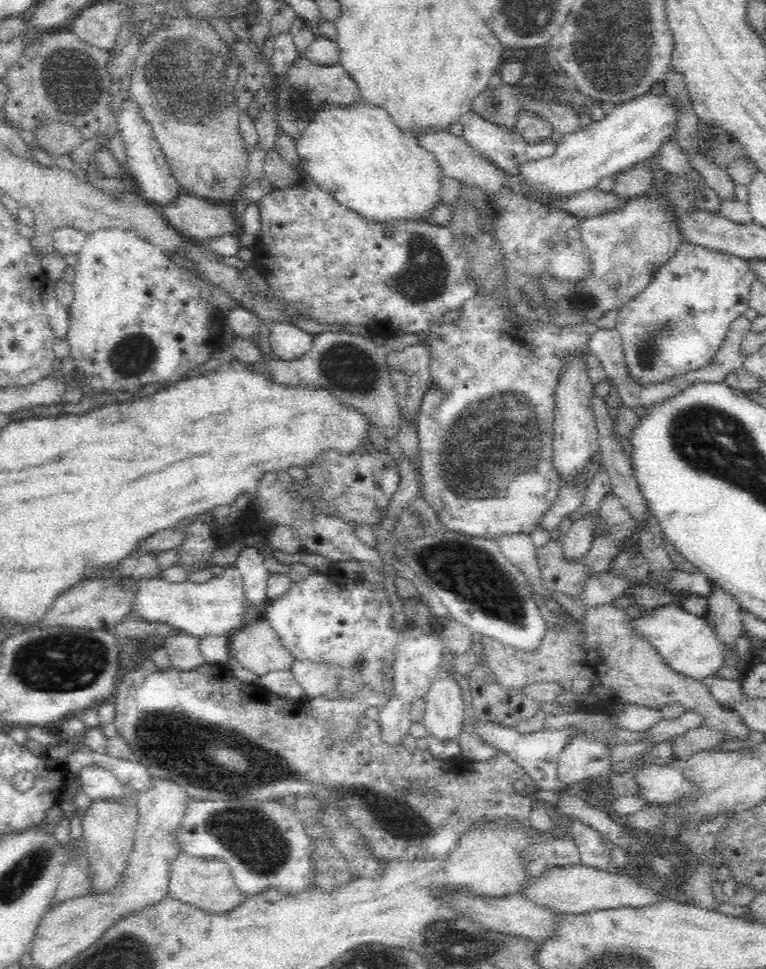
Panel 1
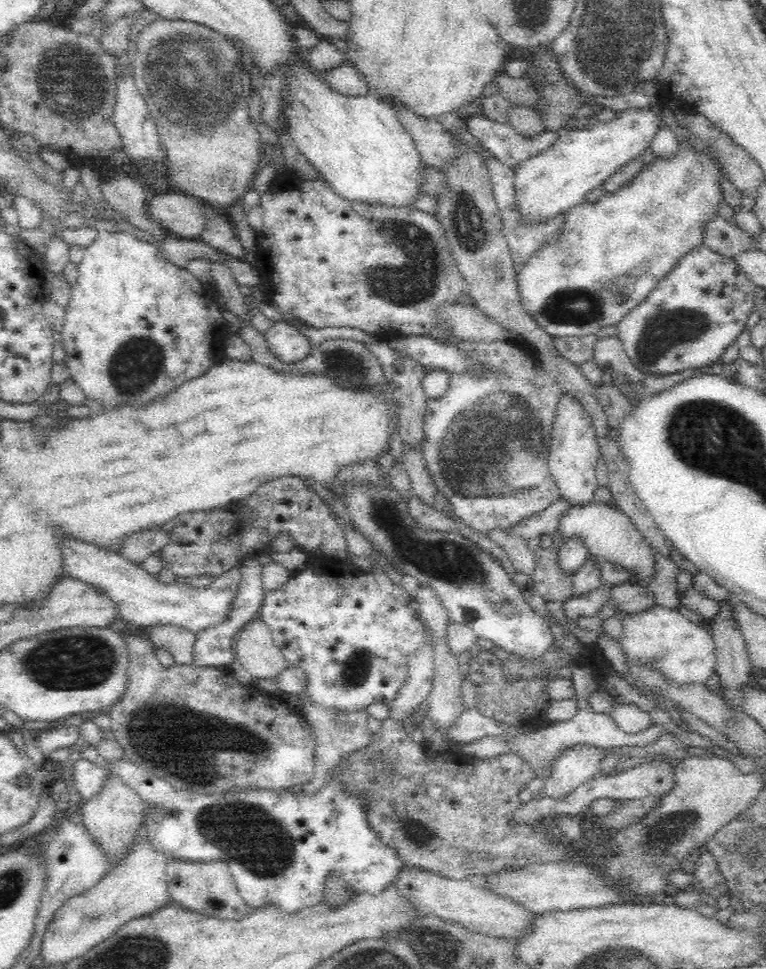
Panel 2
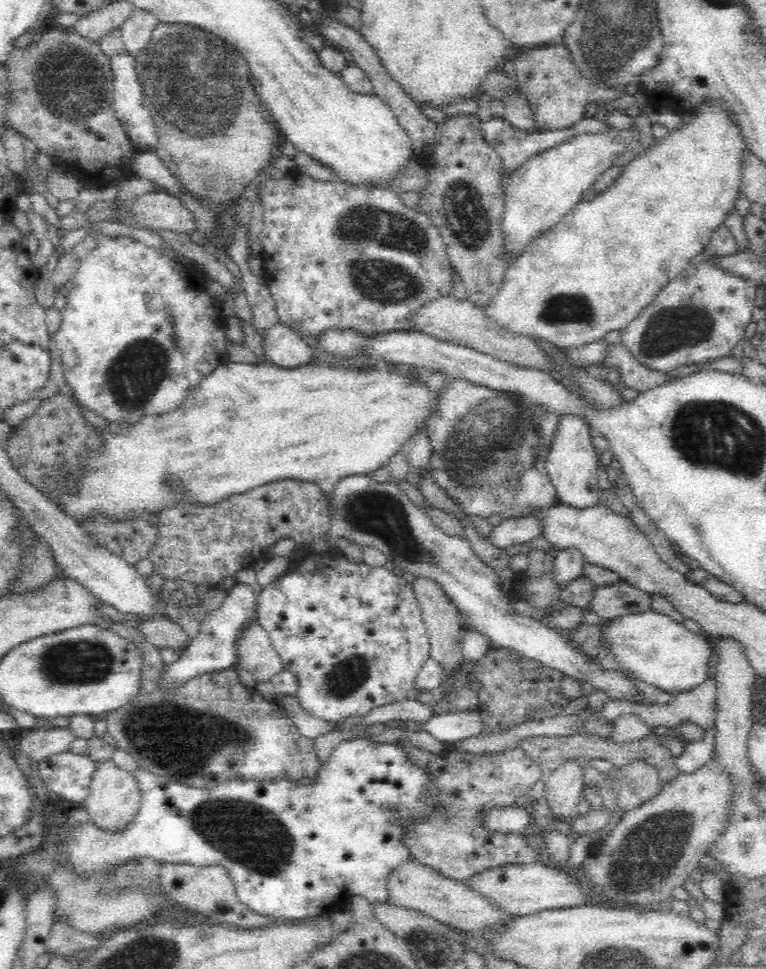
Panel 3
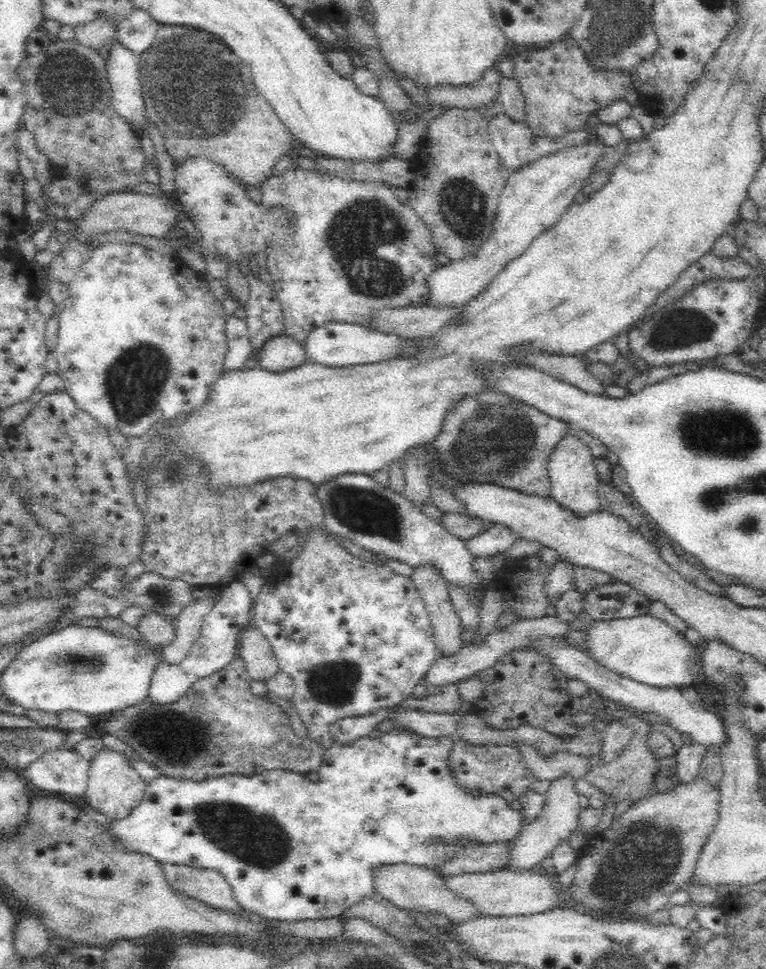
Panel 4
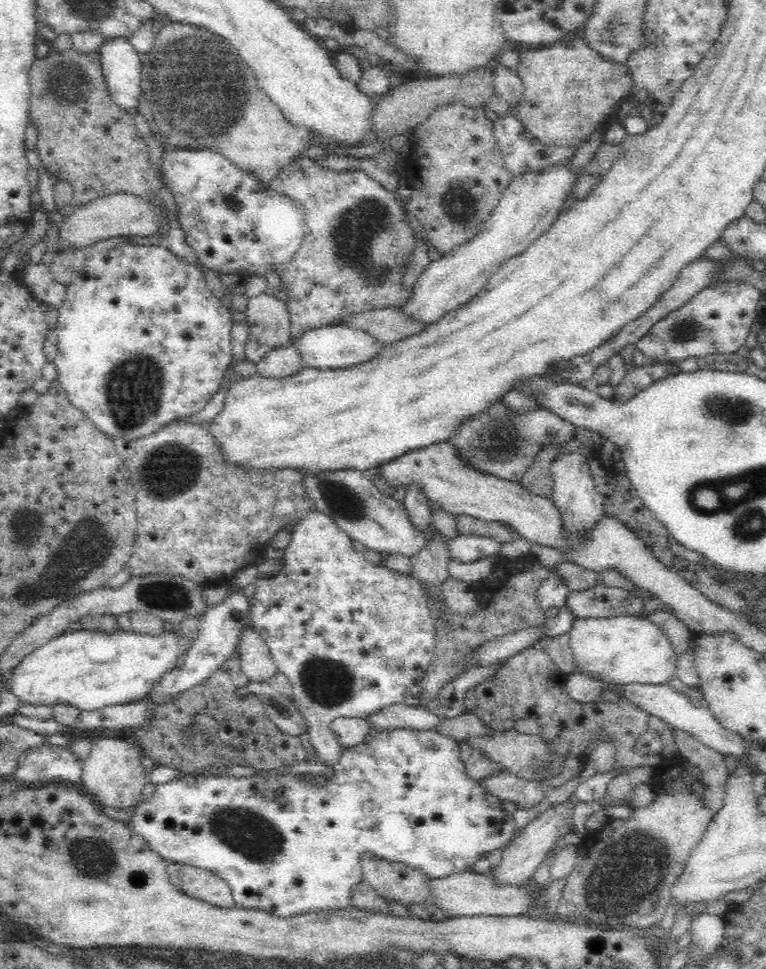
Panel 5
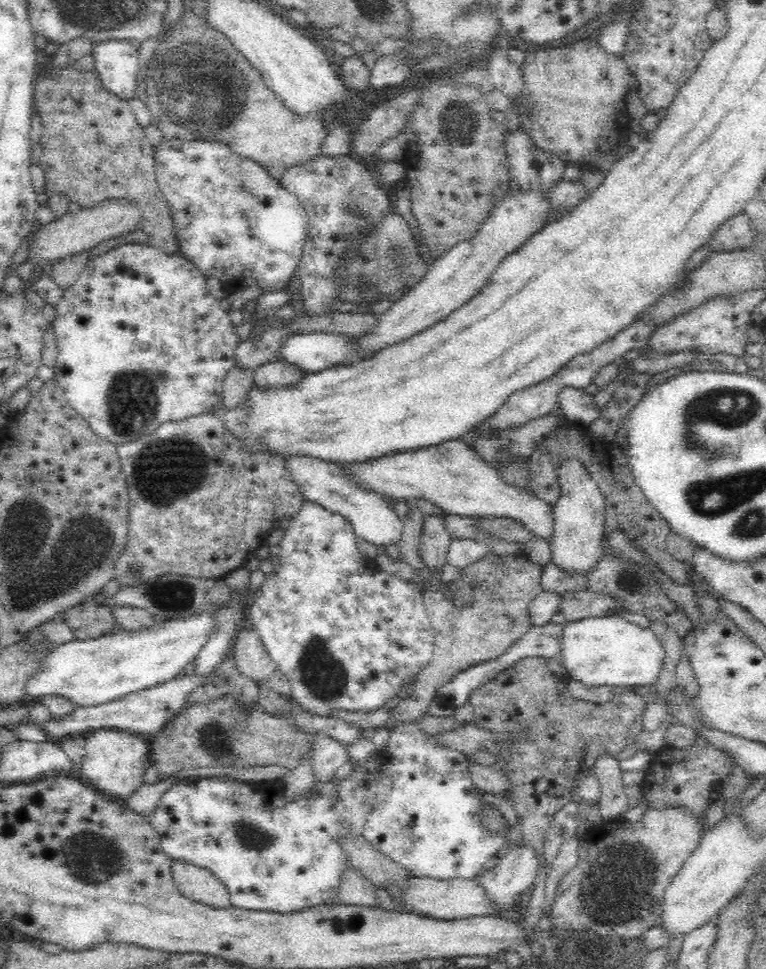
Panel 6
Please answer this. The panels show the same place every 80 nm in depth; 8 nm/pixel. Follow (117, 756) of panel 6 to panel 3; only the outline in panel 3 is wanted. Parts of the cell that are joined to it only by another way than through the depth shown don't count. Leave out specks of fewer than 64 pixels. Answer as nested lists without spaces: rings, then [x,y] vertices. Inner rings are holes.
[[[112,759],[97,762],[96,776],[90,786],[90,794],[84,800],[84,810],[88,814],[88,823],[96,827],[104,835],[122,835],[131,823],[139,816],[141,794],[135,780],[112,761]]]

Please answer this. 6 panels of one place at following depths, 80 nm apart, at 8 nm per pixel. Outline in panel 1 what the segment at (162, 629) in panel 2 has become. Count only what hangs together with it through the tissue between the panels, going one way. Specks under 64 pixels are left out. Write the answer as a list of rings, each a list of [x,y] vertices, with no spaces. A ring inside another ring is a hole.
[[[181,631],[180,634],[172,634],[164,640],[164,650],[170,659],[171,668],[178,672],[190,672],[198,666],[206,666],[208,659],[200,651],[199,638]]]

